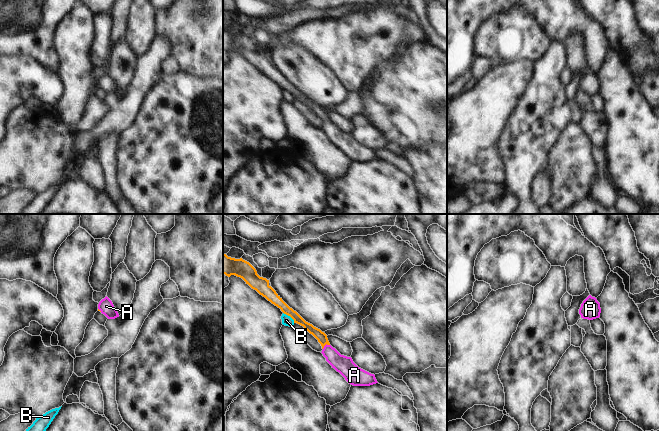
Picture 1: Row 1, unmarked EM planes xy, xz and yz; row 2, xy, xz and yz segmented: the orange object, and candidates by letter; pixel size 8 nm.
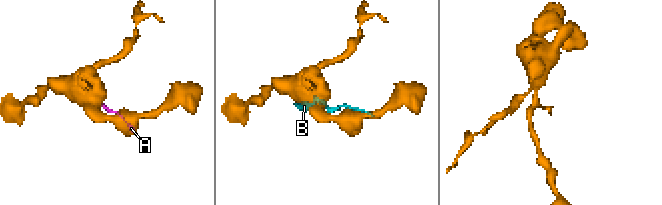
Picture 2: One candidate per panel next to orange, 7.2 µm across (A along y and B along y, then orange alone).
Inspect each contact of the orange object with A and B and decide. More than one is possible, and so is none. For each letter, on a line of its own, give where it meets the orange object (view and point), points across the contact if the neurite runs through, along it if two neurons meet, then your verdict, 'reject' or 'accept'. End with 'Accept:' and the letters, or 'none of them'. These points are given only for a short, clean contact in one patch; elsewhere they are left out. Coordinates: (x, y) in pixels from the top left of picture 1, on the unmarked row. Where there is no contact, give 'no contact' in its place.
A: xz (325, 120) | across xz (322, 114), (325, 120), (327, 125), (344, 141) | accept
B: xz (289, 91) | along xz (283, 88), (294, 98) | reject
Accept: A

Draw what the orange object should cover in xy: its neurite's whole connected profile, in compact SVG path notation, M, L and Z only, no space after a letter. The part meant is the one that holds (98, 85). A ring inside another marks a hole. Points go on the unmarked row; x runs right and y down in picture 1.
M107 72L99 78L98 87L104 90L108 95L115 95L119 93L116 84Z

